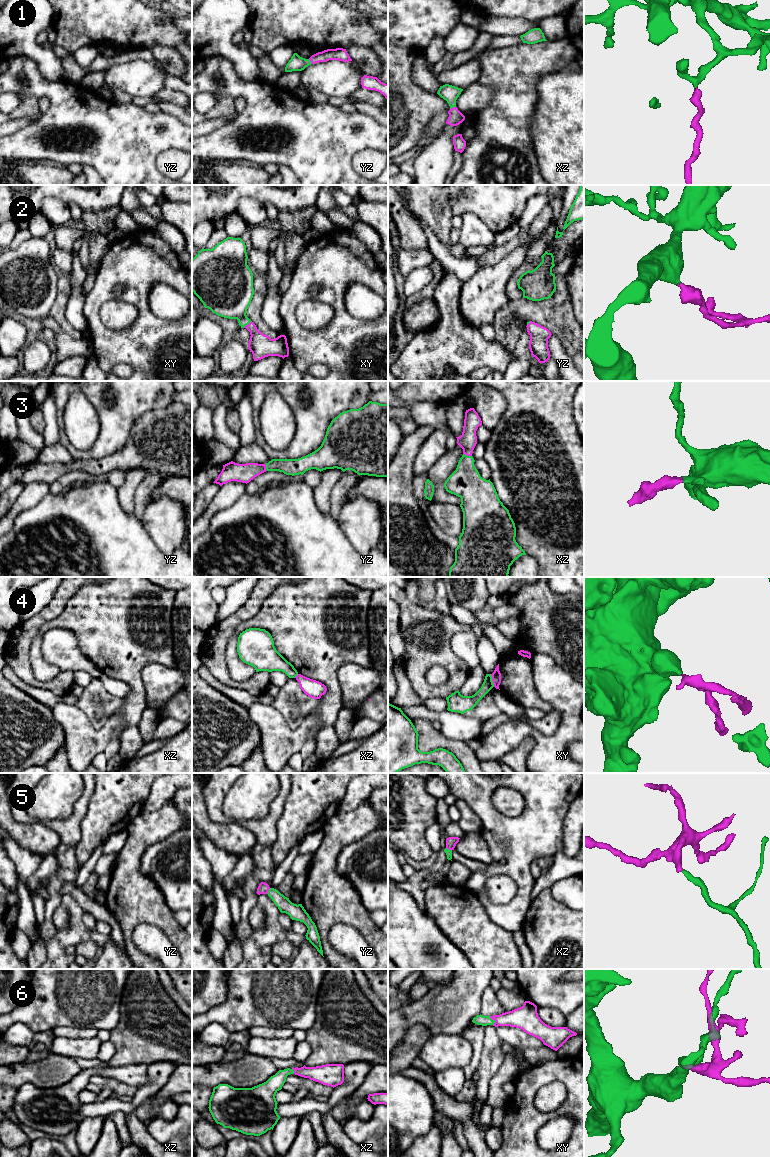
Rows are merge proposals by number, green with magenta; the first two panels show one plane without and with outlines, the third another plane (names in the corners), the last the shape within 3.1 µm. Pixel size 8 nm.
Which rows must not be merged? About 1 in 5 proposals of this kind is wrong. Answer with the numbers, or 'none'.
4

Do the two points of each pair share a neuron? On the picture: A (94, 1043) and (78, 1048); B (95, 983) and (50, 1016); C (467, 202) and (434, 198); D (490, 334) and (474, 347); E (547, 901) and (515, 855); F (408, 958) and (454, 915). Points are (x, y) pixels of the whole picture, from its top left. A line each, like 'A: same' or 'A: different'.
A: same
B: same
C: different
D: different
E: different
F: different

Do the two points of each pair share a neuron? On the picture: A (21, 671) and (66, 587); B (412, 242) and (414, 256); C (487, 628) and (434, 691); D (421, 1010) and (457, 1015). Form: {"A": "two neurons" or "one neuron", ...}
{"A": "one neuron", "B": "two neurons", "C": "two neurons", "D": "one neuron"}

